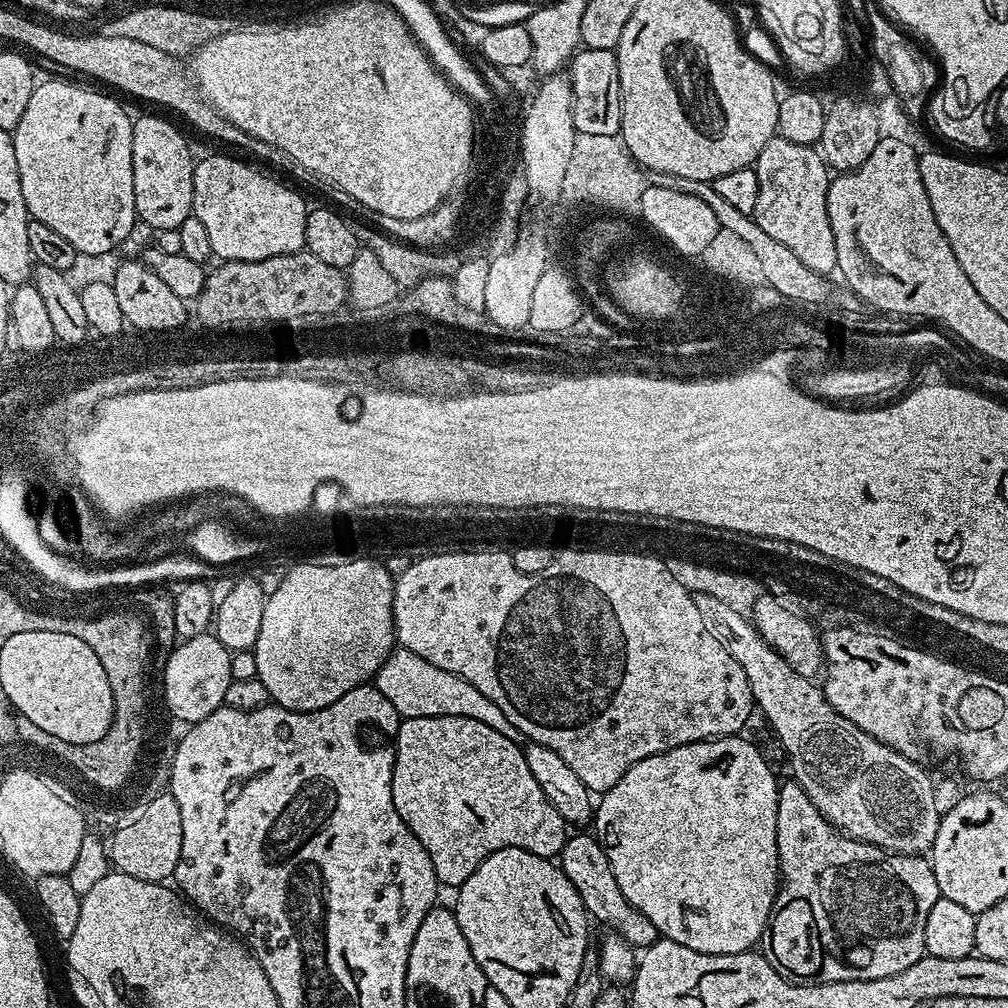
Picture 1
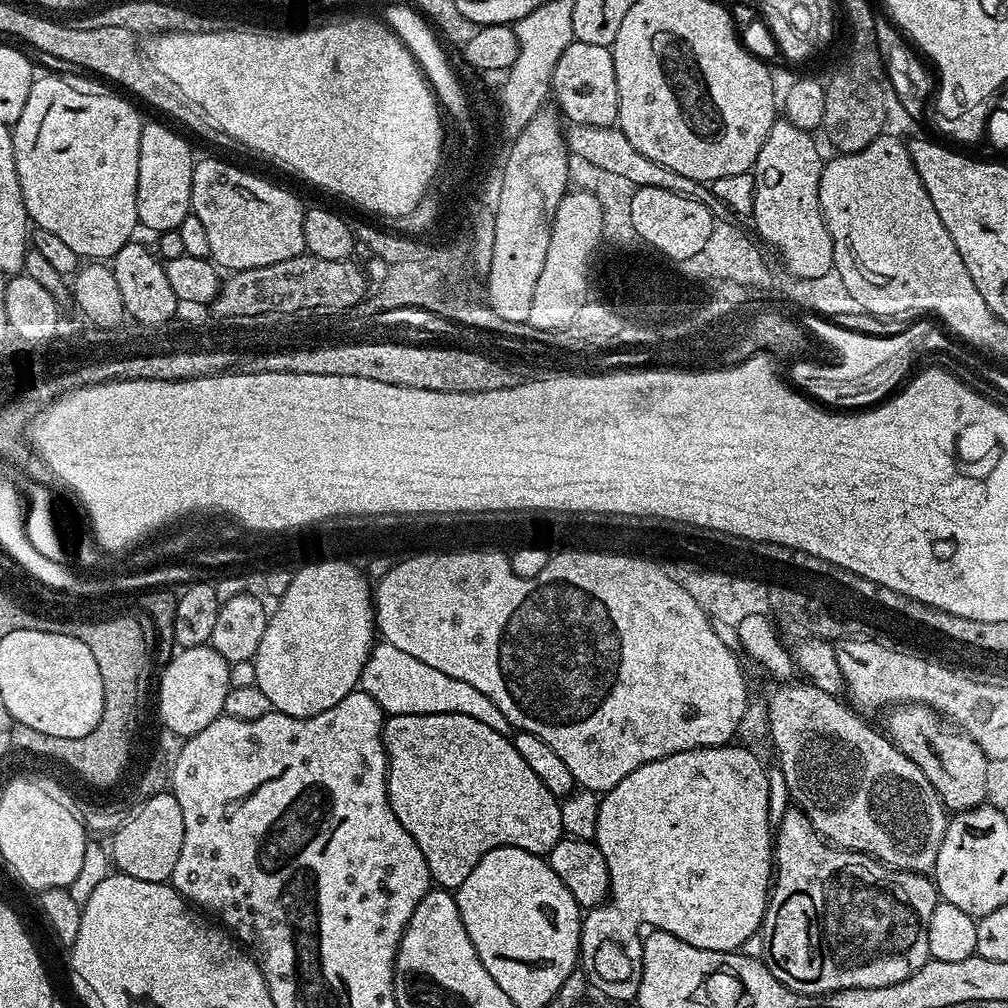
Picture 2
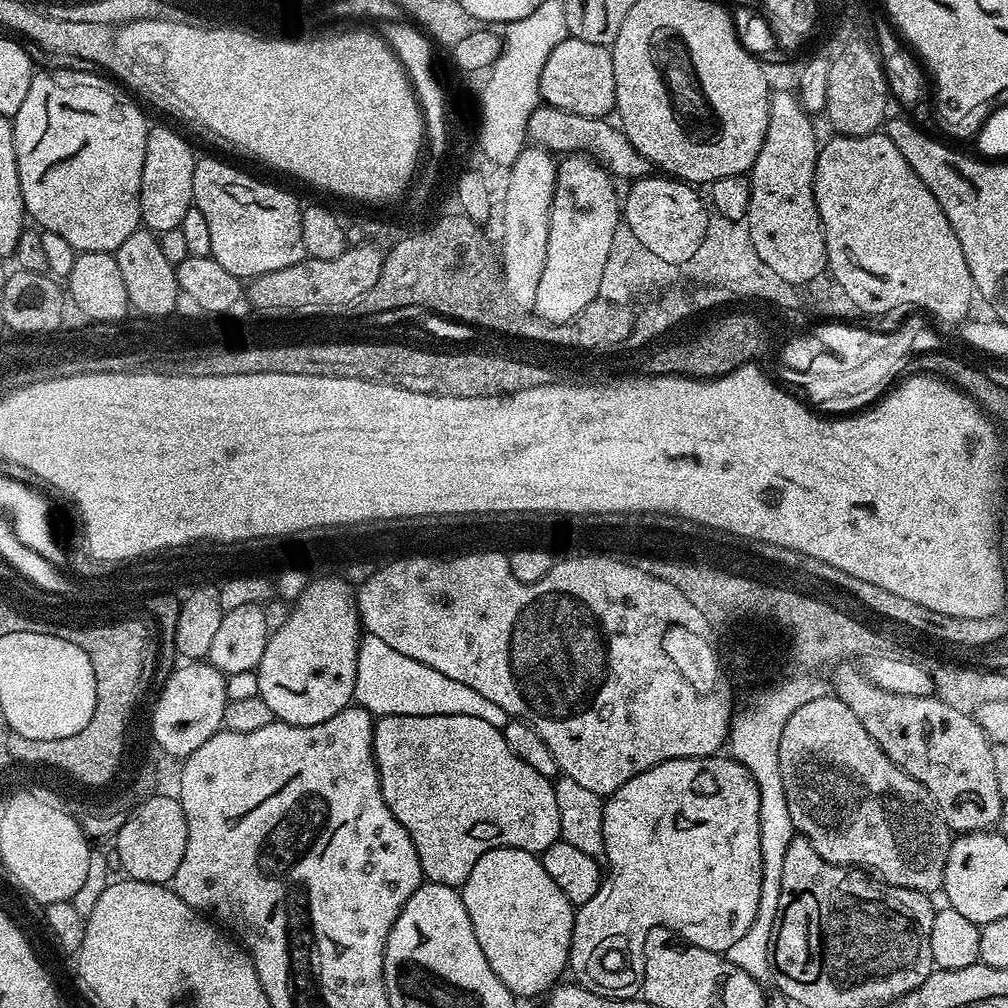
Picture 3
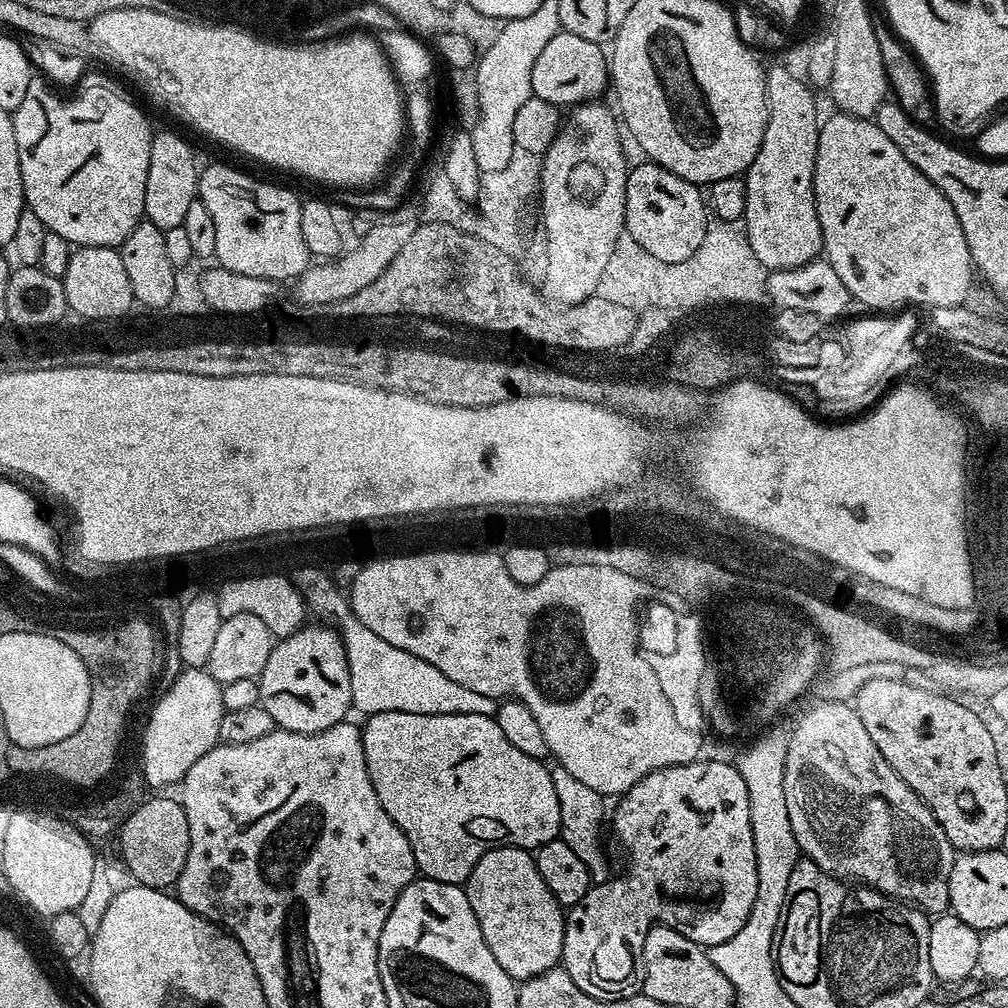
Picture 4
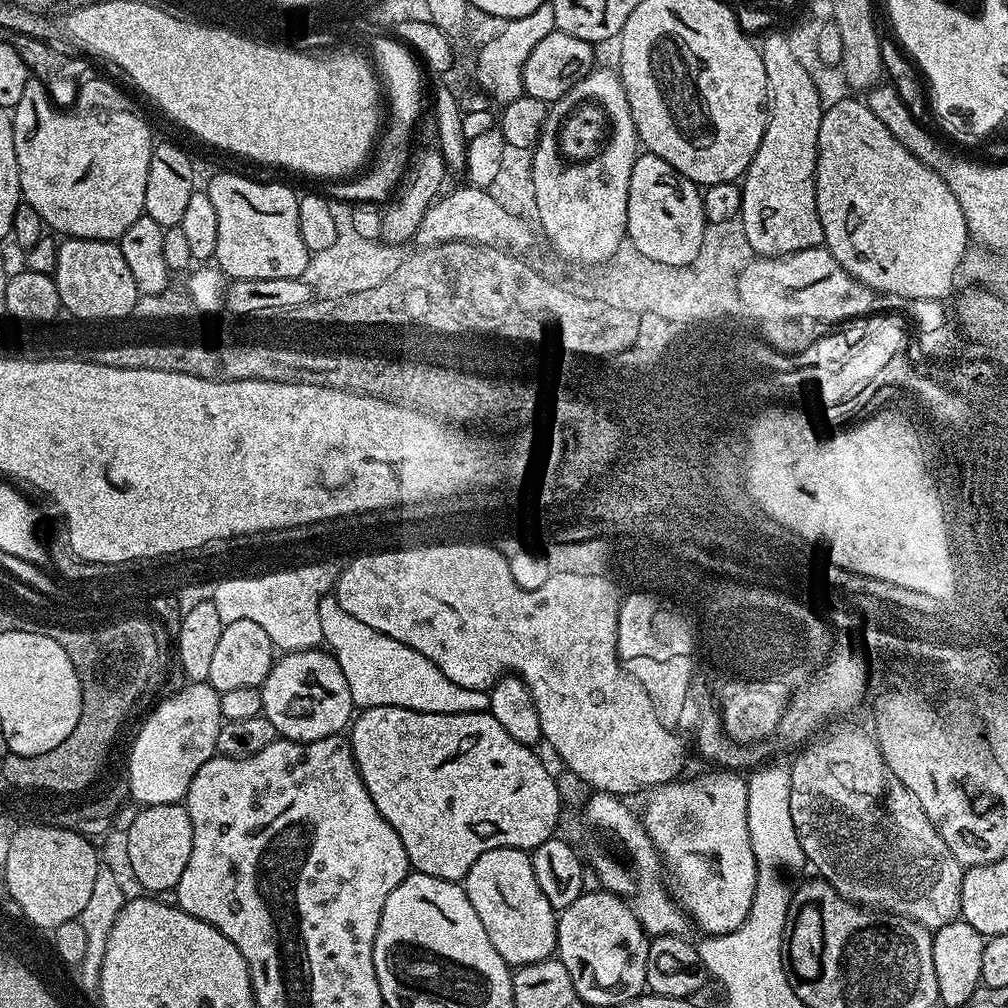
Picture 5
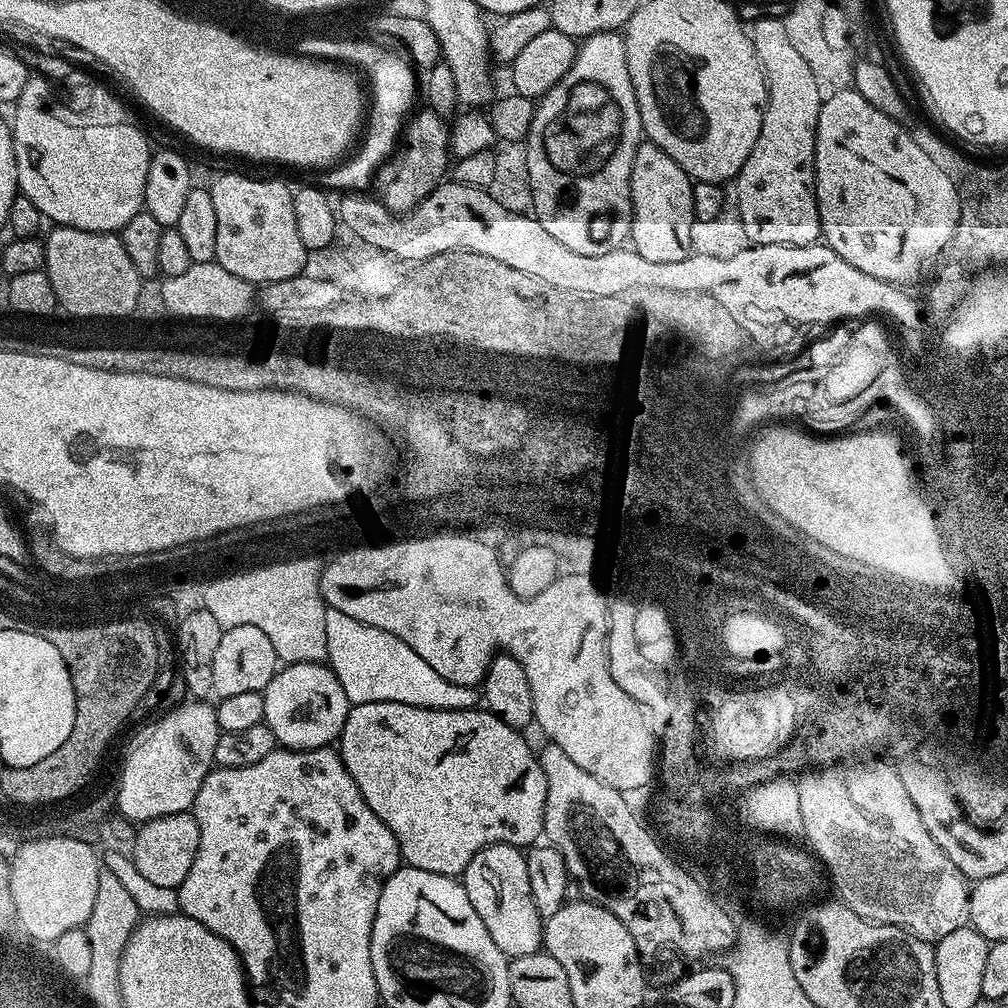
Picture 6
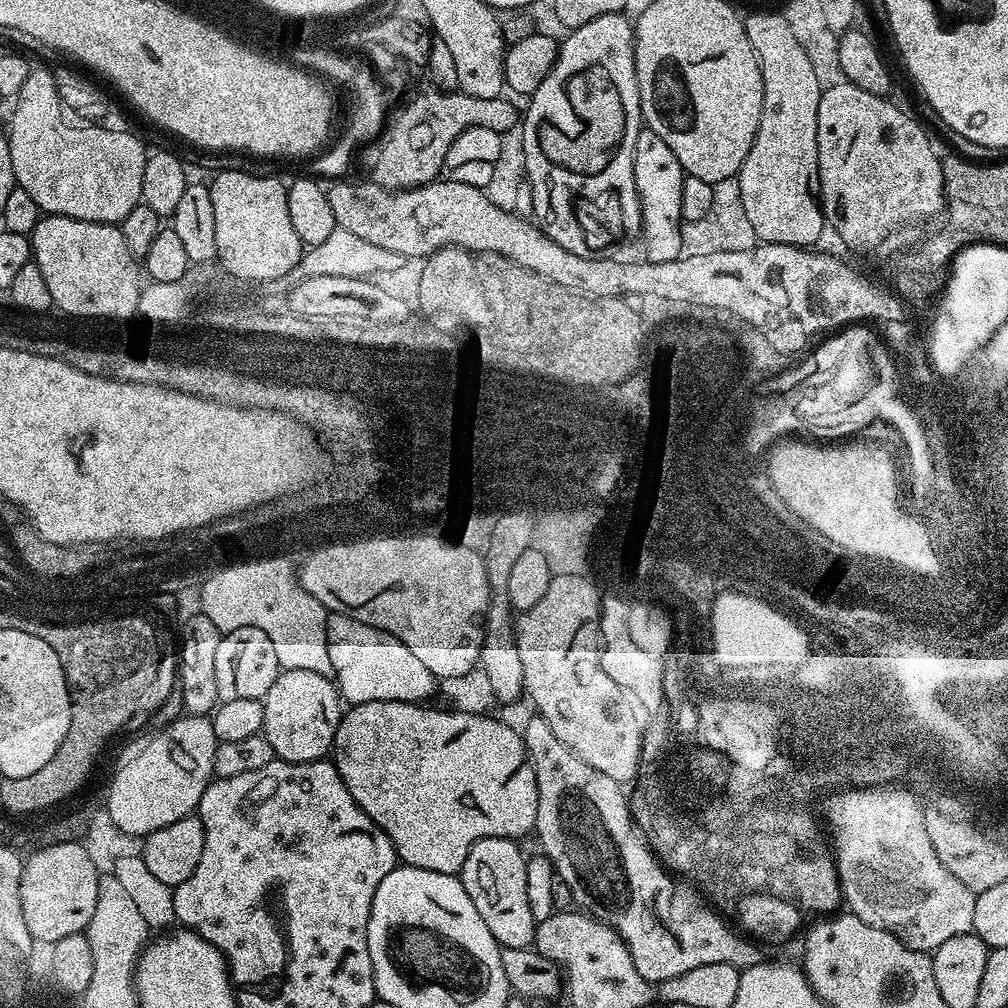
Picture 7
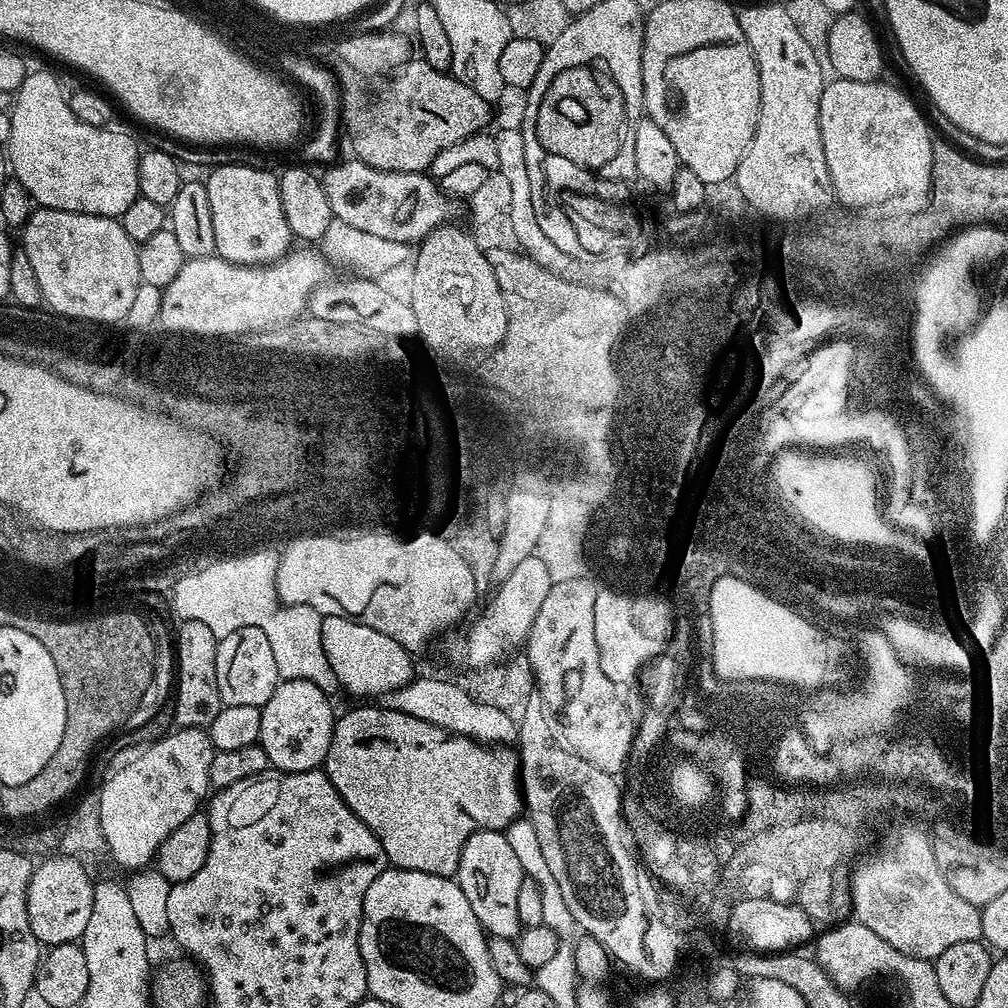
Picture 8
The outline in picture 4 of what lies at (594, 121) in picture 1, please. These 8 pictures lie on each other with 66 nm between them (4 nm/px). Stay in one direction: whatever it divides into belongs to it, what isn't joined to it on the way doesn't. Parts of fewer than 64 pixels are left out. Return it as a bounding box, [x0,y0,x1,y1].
[531,30,610,108]

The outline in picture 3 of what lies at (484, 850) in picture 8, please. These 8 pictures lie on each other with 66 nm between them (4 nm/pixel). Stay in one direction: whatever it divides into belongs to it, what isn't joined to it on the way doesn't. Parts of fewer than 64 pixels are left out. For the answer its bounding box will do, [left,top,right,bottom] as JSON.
[459,848,576,998]

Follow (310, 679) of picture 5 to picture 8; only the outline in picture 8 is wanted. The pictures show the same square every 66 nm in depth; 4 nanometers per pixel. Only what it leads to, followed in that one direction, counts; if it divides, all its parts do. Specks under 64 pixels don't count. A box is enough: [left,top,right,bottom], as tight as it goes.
[258,679,332,772]

